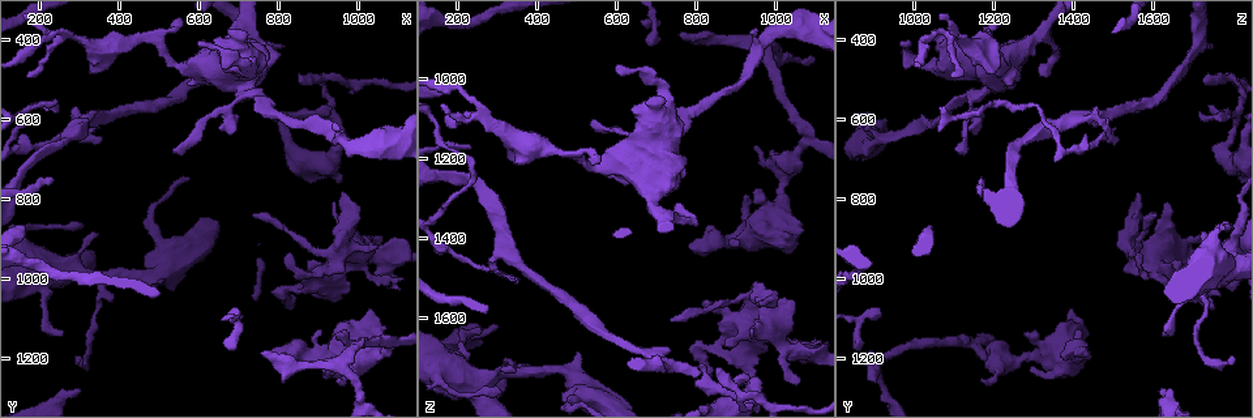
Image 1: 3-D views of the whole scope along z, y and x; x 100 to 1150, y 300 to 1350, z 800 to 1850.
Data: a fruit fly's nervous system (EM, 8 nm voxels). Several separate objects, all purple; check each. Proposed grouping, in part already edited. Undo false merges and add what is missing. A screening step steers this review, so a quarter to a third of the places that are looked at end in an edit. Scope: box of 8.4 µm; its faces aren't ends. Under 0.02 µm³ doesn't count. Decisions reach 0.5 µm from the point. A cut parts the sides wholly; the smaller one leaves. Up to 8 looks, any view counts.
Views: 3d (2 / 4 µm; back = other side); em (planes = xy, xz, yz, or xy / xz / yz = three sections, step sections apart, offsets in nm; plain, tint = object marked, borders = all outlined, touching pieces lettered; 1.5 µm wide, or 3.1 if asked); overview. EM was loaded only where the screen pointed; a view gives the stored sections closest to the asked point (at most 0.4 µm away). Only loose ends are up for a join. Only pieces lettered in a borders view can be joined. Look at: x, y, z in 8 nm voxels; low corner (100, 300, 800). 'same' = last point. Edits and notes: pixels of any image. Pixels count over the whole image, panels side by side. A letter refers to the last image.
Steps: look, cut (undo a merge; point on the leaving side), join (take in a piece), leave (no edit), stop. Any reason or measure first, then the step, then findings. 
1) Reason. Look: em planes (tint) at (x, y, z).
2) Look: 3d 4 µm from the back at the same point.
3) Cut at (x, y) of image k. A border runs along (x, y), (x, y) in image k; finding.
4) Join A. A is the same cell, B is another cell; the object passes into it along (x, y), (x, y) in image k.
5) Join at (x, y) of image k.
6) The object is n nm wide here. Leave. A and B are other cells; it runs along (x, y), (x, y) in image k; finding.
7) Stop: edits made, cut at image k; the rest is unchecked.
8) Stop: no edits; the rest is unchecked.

Three-way junction. Look: 3d 4 µm at (310, 600, 1425).

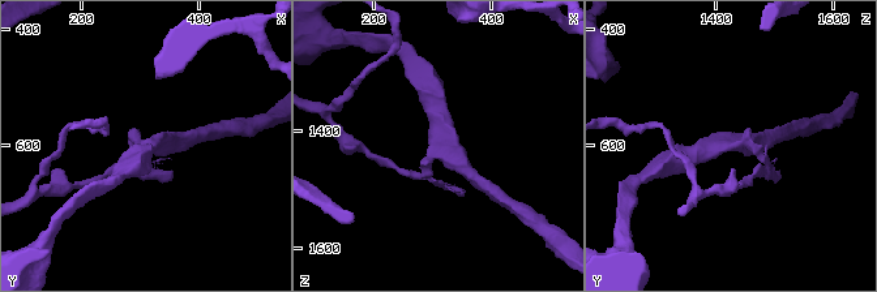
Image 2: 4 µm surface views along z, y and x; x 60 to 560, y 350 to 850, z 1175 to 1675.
Look: em xy step 4 (borders) at (305, 600, 1425).

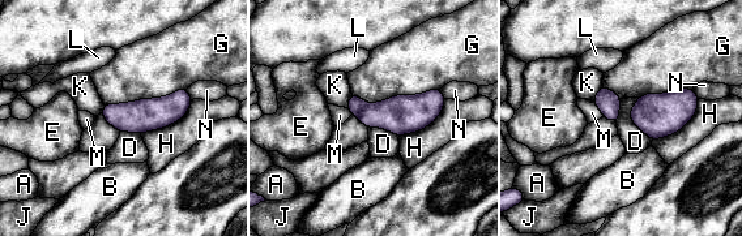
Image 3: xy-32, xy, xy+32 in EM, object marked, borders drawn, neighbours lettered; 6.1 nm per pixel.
The object is 150 nm wide here. Cut at (355, 104) of image 3. A, B, D, E, G, H, J, K, L, M and N are other cells; a border runs along (367, 104), (357, 115) in image 3; a second neuron is stuck on.

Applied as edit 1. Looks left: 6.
See it whole again. Look: overview.

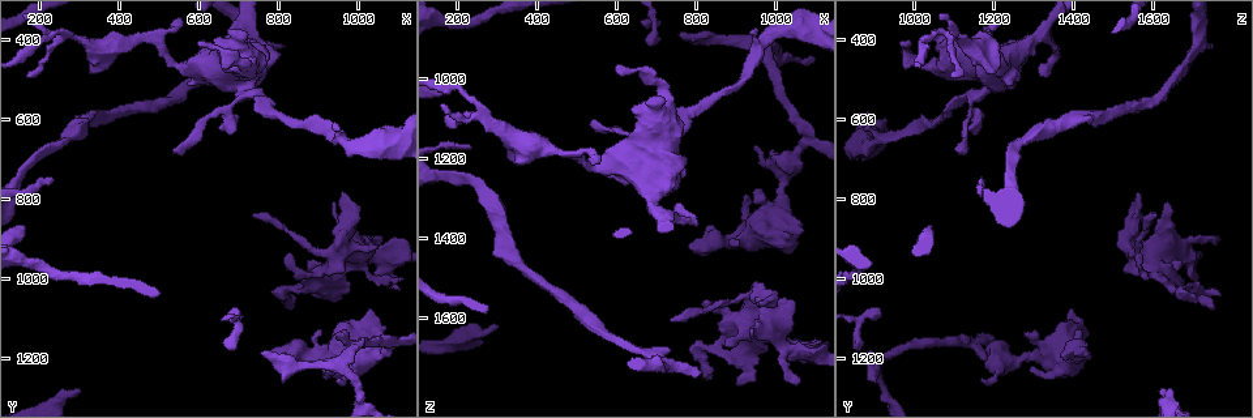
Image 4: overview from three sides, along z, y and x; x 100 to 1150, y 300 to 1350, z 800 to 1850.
Abrupt turn. Look: em planes (borders) at (815, 1035, 1680).

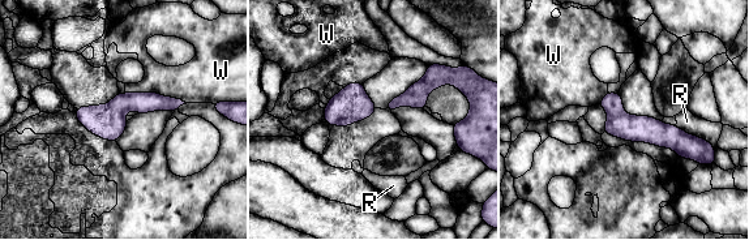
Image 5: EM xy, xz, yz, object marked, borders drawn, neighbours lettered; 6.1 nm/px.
The object is 160 nm wide here. Leave. R and W are other cells; a border runs along (125, 91), (158, 93), (185, 103) in image 5; all the same neuron.

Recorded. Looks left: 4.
An open end. Look: 3d 4 µm at (1055, 915, 1755).

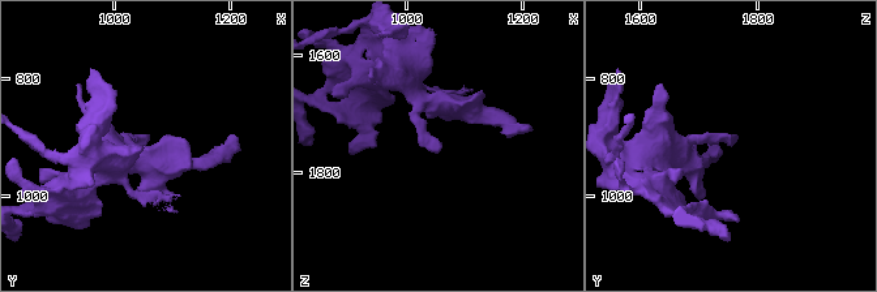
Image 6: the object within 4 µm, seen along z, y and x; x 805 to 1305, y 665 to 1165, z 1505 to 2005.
Now the EM. Look: em planes (borders) at (1045, 920, 1755).

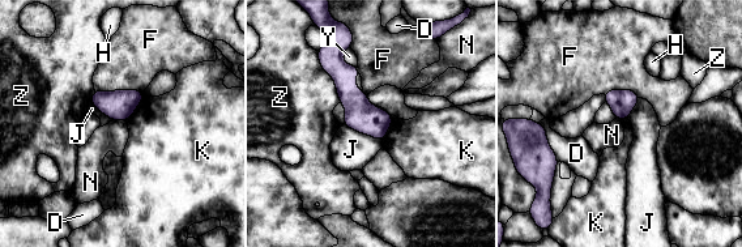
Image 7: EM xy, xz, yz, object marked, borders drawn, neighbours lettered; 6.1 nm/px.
The longest contact is with Z, 340 nm. Leave. D, F, H, J, K, N, Y and Z are other cells; a border runs along (114, 119), (126, 120) in image 7; no lettered piece goes on from it.

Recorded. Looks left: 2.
Branch stops here. Look: 3d 2 µm at (1035, 1080, 1395).

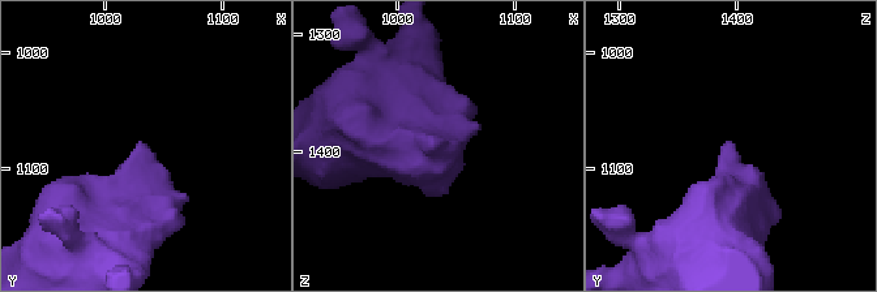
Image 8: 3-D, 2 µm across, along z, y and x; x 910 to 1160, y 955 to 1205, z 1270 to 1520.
Now the EM. Look: em planes (borders) at (1040, 1080, 1392).

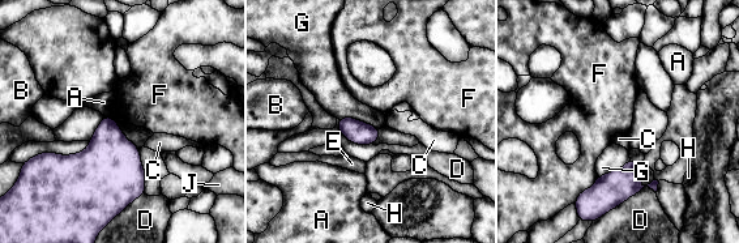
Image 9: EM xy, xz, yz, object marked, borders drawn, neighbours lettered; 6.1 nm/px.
Leave. A, B, C, D, E, F, G, H and J are other cells; a border runs along (598, 177), (589, 188), (579, 195) in image 9; none of them fits.

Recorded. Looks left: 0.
Stop: edits made, cut at image 3; the rest is unchecked.

